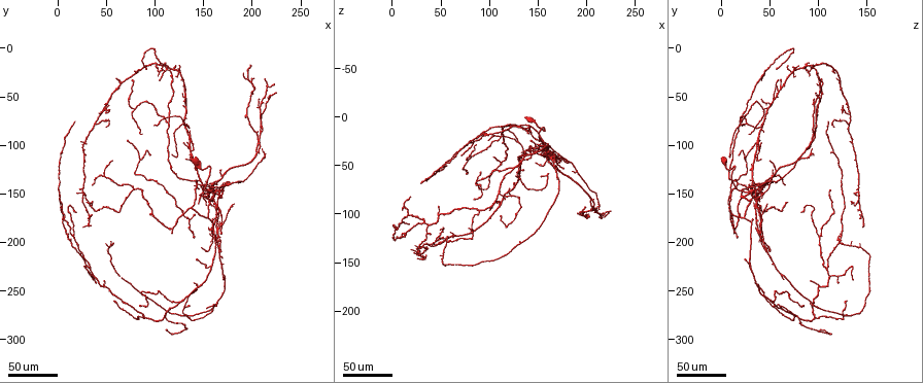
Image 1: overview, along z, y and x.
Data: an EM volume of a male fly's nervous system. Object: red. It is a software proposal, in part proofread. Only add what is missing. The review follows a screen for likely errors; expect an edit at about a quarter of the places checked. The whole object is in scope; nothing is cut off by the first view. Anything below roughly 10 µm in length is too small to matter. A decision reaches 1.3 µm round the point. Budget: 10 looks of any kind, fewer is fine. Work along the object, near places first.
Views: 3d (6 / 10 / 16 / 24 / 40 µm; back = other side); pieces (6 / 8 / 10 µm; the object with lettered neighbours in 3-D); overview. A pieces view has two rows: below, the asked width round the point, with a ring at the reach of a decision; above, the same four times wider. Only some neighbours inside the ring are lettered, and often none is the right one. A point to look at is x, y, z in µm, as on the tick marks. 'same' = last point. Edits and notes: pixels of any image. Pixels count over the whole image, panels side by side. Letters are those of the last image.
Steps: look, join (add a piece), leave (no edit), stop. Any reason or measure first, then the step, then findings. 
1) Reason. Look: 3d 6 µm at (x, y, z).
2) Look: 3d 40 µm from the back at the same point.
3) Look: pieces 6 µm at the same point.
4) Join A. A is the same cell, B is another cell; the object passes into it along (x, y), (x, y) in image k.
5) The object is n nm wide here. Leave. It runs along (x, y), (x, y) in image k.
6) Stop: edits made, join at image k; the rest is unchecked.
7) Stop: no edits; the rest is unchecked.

Branch stops here. Look: 3d 24 µm at (120, 190, 14).

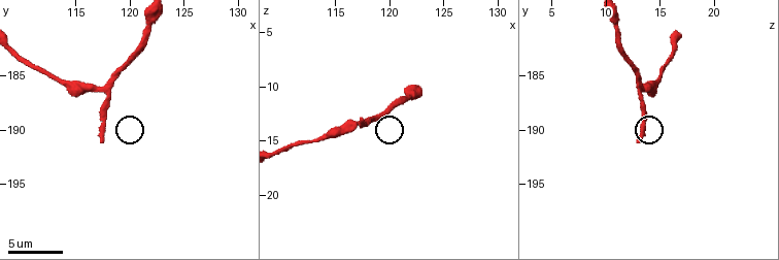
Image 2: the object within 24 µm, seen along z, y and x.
Look: pieces 6 µm at (117.4, 191.2, 13.2).

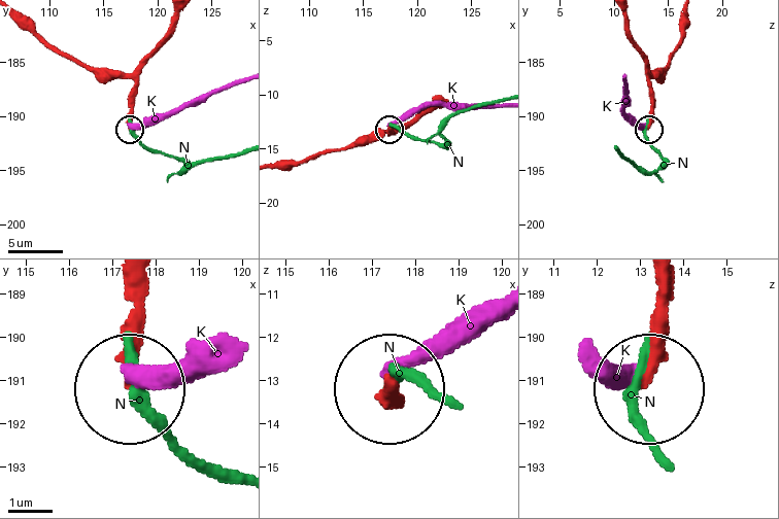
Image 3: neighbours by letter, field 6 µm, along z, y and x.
Leave. K and N are other cells; it runs along (653, 285), (653, 381) in image 3; no lettered piece goes on from it.

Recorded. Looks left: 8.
Look: 3d 24 µm at (56, 116, 52).

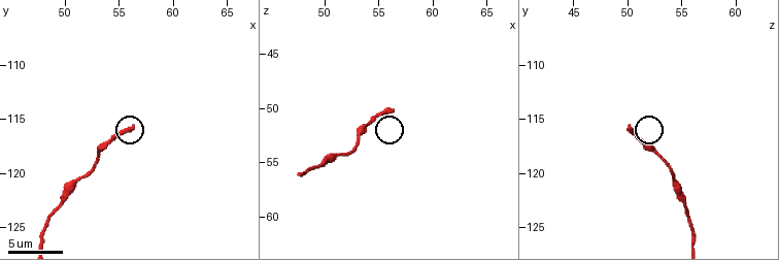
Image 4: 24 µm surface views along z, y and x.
Look: 3d 6 µm at (56.4, 115.8, 50.2).

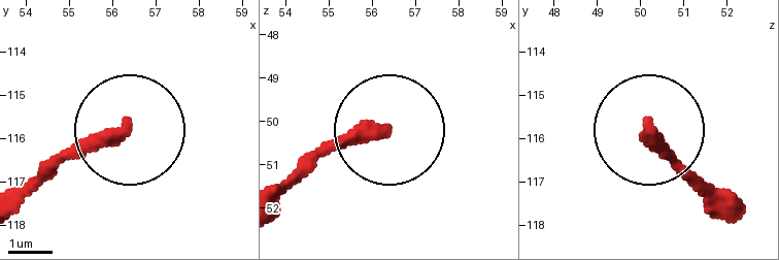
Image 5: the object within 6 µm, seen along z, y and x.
See the neighbours. Look: pieces 10 µm at (56.30, 115.75, 50.20).

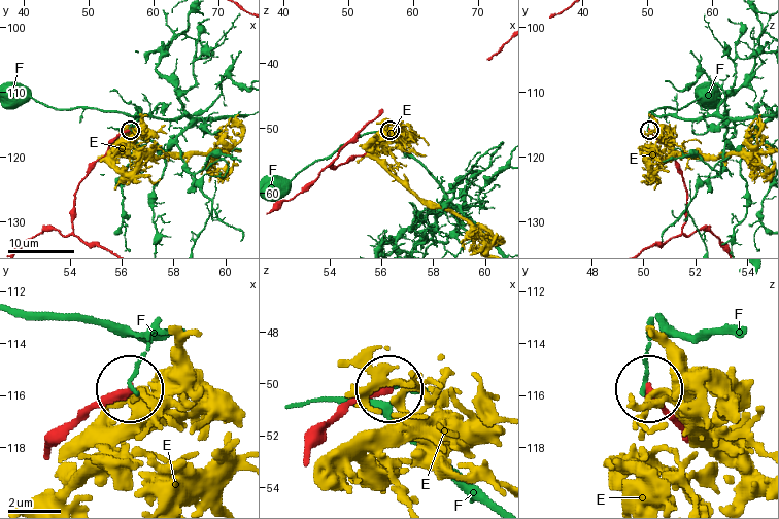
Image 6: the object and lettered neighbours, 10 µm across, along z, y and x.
Leave. E and F are other cells; it runs along (49, 451), (87, 411), (125, 393) in image 6; none of them fits.

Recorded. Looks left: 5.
End of a long branch. Look: 3d 24 µm at (30, 160, 68).

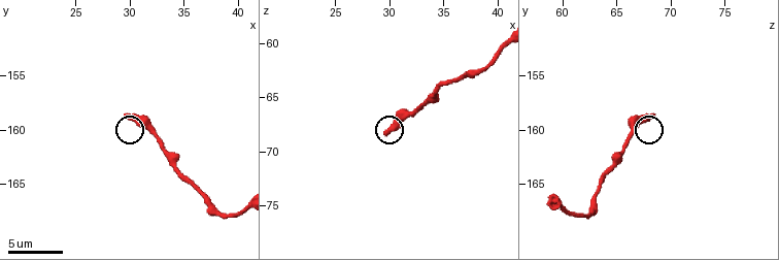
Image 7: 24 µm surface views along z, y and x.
Look: pieces 8 µm at (29.8, 158.8, 68.6).

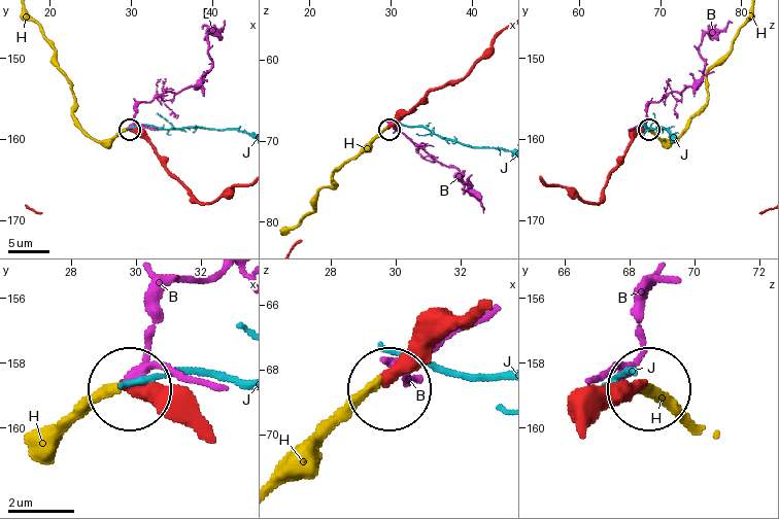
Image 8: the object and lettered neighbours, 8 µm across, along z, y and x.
Join H. H is the same cell, B and J are other cells; the object passes into it along (189, 426), (113, 390), (89, 395), (47, 426) in image 8; the neuron continues.

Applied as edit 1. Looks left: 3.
Look: overview.

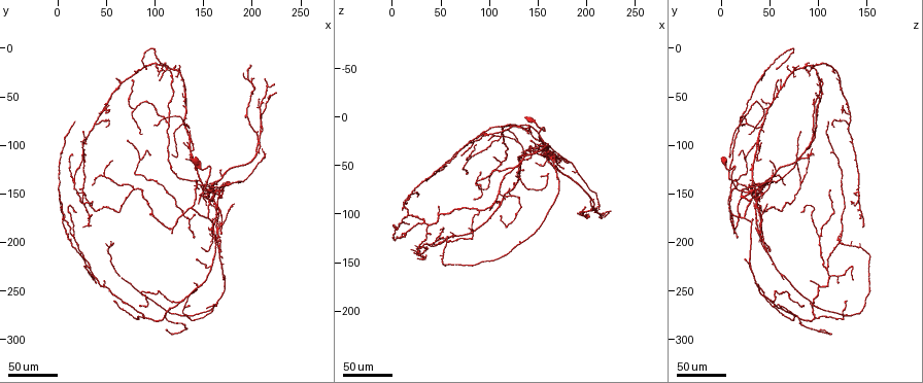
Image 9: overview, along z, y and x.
End of a long branch. Look: 3d 24 µm at (56, 200, 122).

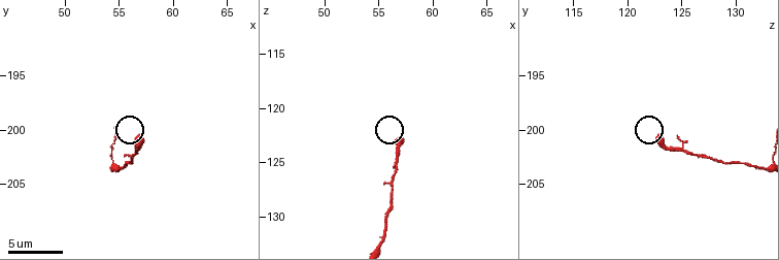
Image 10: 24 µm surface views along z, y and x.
Look: pieces 6 µm at (57.0, 200.6, 123.0).

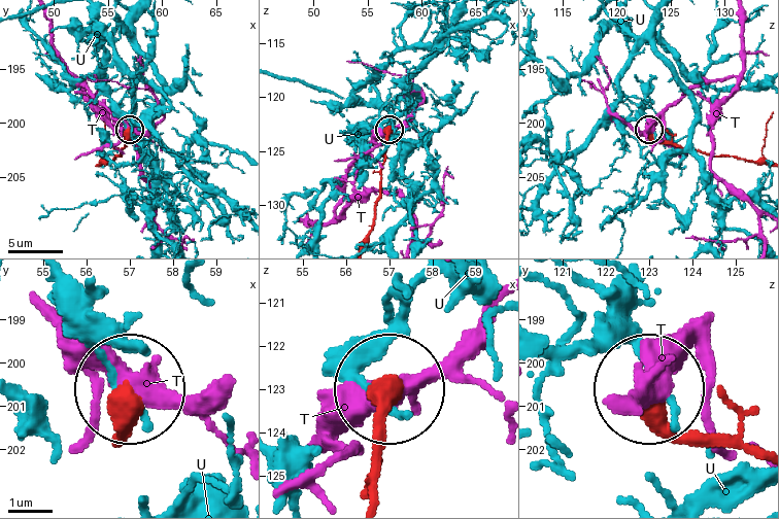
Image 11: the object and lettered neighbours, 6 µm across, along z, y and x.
The object is 450 nm wide here. Leave. T and U are other cells; it runs along (116, 443), (124, 391) in image 11; none of them fits.

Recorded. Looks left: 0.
Stop: edits made, join at image 8; the rest is unchecked.

